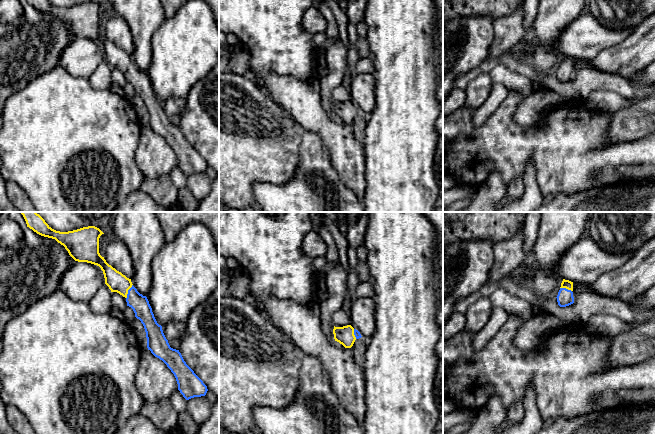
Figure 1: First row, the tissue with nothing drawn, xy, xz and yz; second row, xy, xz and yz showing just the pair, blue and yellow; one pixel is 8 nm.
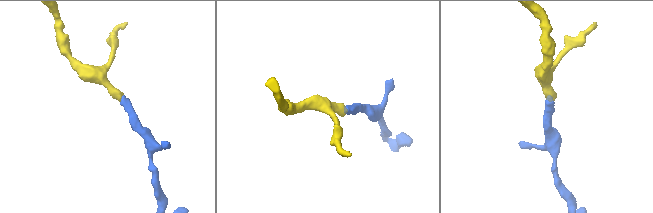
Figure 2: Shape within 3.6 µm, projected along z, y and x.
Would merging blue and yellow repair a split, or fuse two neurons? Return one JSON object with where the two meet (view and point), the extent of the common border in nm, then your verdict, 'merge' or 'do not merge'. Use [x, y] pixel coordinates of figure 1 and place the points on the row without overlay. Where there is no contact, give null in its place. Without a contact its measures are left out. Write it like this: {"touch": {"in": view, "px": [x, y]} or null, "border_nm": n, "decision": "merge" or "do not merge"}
{"touch": {"in": "xy", "px": [128, 67]}, "border_nm": 130, "decision": "merge"}

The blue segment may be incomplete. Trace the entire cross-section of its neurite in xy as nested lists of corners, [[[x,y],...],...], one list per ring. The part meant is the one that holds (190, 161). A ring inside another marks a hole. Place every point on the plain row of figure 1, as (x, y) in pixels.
[[[27,0],[27,3],[41,12],[55,15],[65,23],[75,37],[99,42],[103,47],[105,60],[111,68],[117,68],[125,73],[127,82],[133,85],[135,93],[143,100],[148,126],[162,136],[174,150],[178,166],[183,173],[189,176],[206,171],[207,162],[186,140],[179,126],[170,123],[162,102],[154,93],[147,73],[137,67],[131,55],[109,41],[100,31],[99,14],[104,9],[99,4],[88,2],[60,8],[52,5],[48,0]]]

